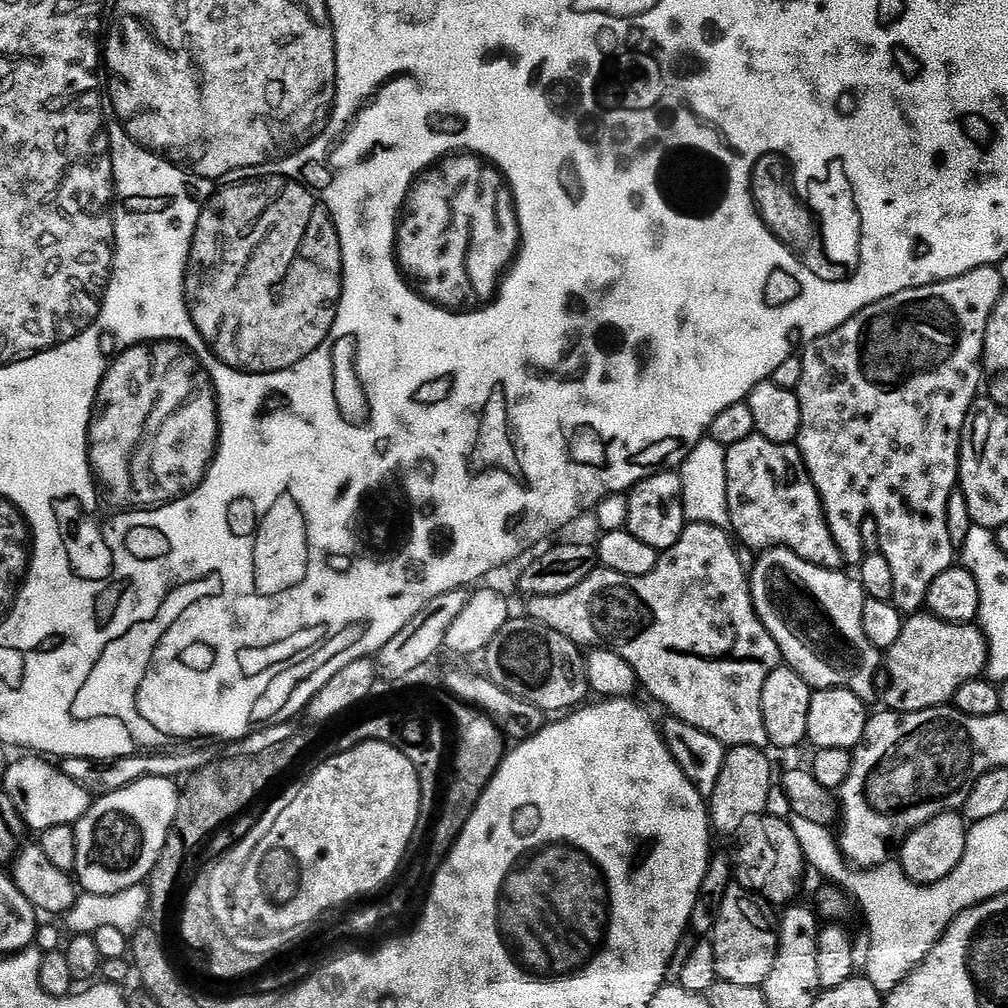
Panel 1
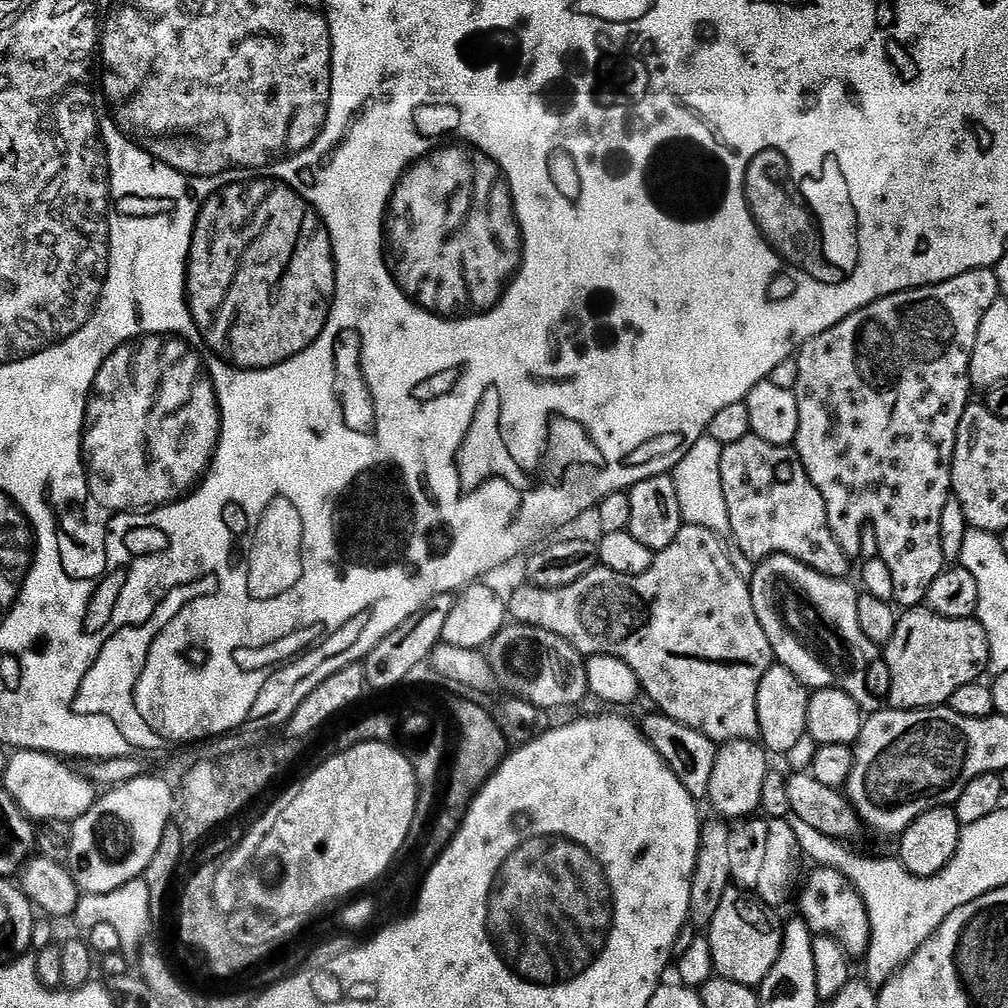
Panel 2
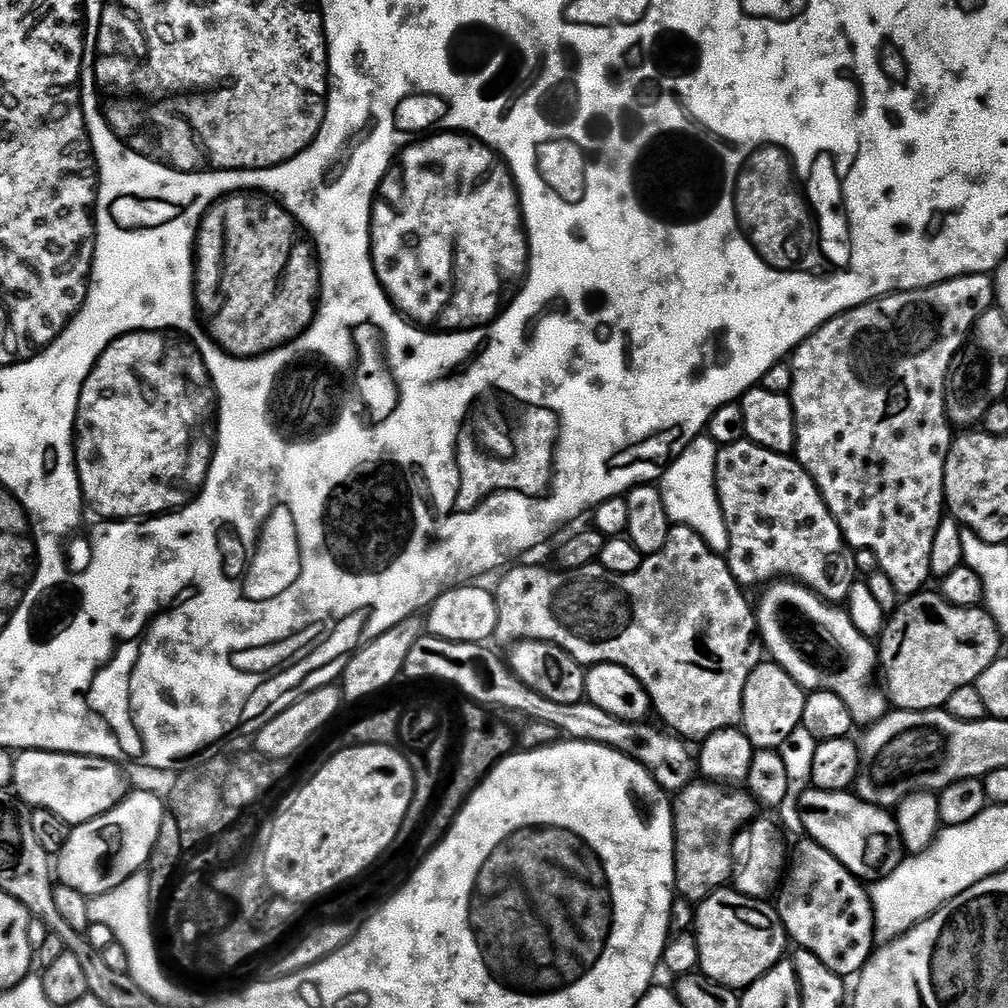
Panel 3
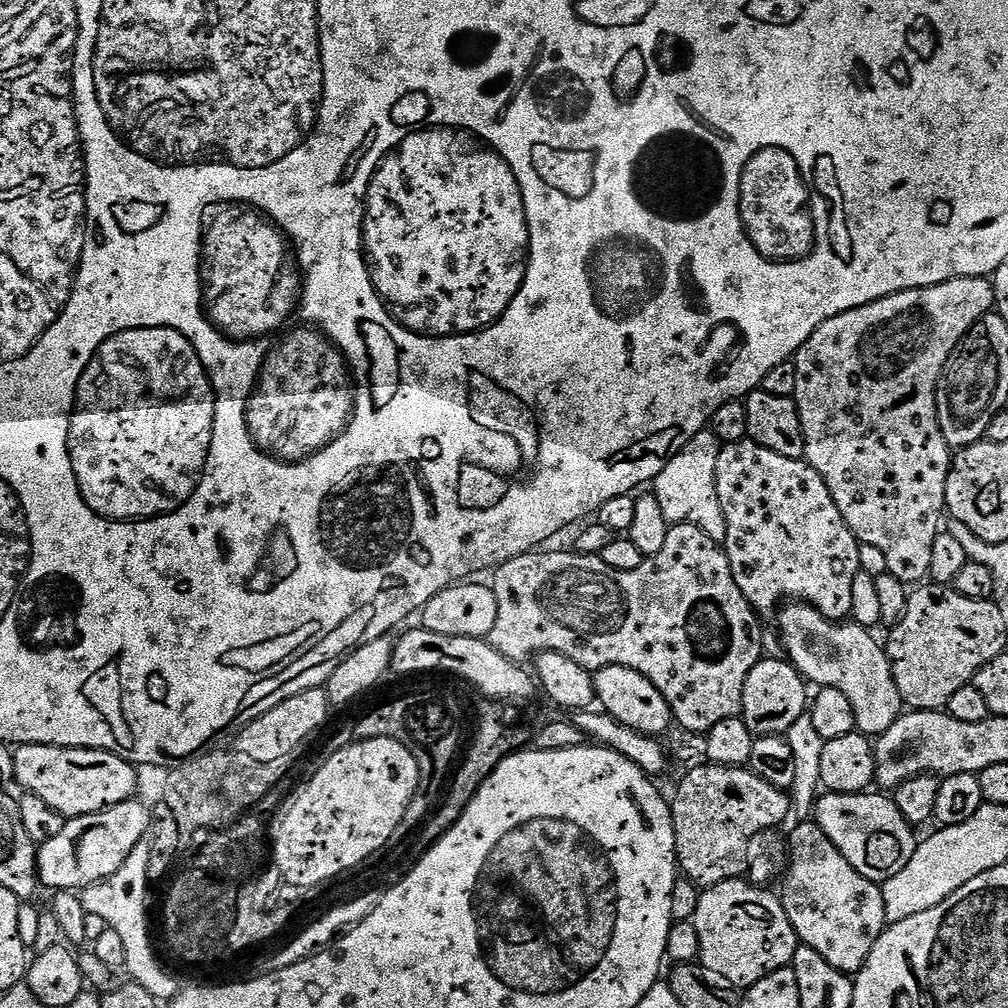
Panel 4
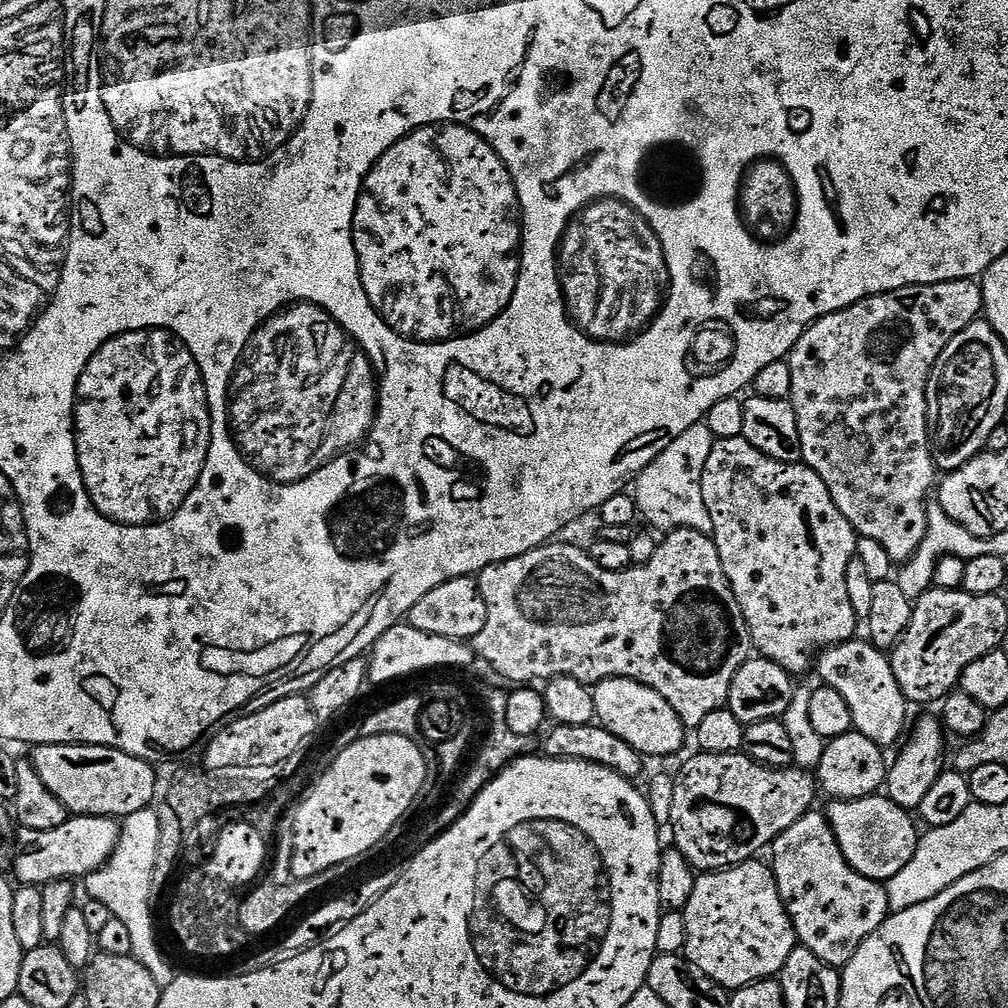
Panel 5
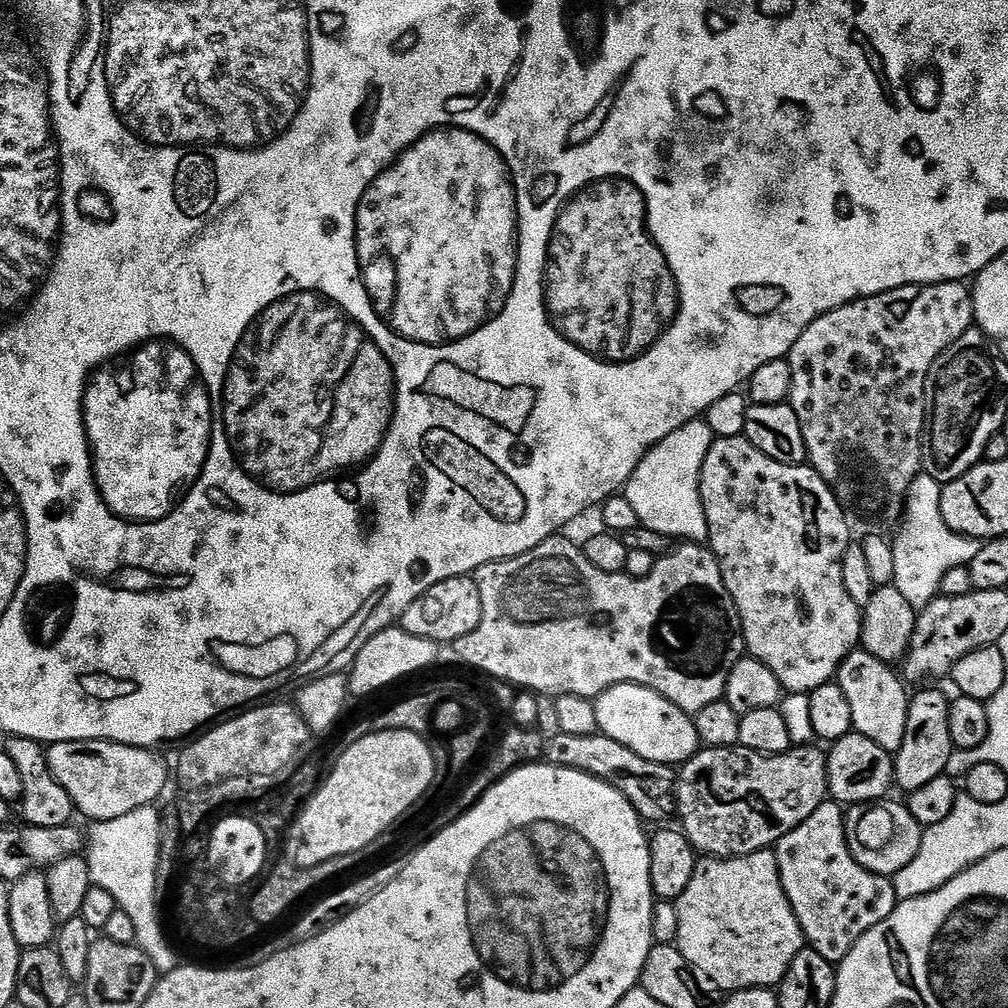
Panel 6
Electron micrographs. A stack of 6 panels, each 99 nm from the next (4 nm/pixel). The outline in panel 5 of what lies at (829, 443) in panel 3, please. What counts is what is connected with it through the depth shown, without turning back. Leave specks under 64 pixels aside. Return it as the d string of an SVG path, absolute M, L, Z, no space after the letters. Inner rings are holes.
M975 279L951 280L945 284L915 284L906 286L902 290L883 292L877 296L868 296L857 304L838 310L829 316L823 316L814 321L798 338L787 357L792 375L791 402L794 414L798 418L798 434L802 434L803 463L813 468L822 482L830 490L830 498L842 510L844 517L849 520L860 536L870 538L874 542L882 542L886 554L890 554L893 562L905 562L918 550L927 532L927 510L930 503L928 491L935 489L938 484L938 469L932 461L932 446L928 438L928 379L932 368L938 362L942 350L966 326L970 326L984 311L984 299L979 283Z

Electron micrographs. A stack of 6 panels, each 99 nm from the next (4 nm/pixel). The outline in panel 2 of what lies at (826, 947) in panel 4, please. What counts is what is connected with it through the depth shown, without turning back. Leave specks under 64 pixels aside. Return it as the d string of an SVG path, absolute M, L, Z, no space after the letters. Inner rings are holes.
M816 866L811 870L813 872L809 874L808 881L805 882L804 889L800 892L799 919L804 920L808 929L816 936L828 936L829 939L835 940L849 957L867 956L870 946L870 918L866 914L866 906L858 890L838 870L823 866Z

